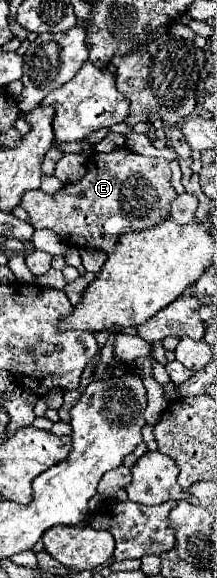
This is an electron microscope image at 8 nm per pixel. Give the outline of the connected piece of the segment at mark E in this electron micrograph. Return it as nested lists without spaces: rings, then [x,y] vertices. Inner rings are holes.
[[[111,151],[93,153],[85,167],[87,173],[79,181],[63,185],[55,195],[41,193],[39,189],[23,193],[19,205],[27,211],[29,223],[33,223],[35,229],[51,229],[73,247],[91,247],[111,253],[125,231],[141,231],[167,219],[171,201],[177,197],[169,181],[171,169],[167,159],[143,157],[131,151]]]

